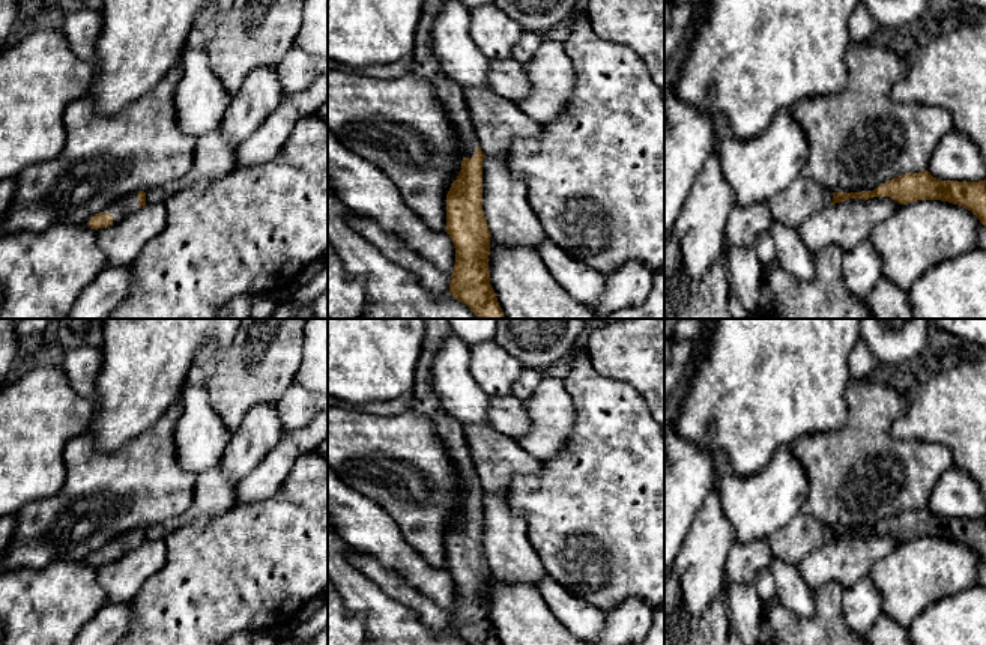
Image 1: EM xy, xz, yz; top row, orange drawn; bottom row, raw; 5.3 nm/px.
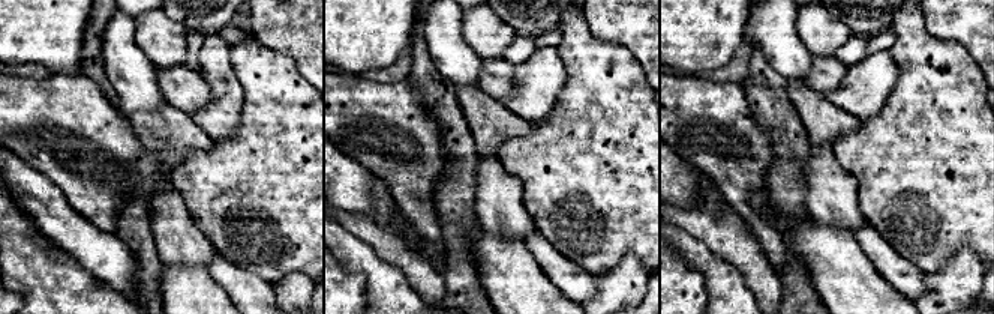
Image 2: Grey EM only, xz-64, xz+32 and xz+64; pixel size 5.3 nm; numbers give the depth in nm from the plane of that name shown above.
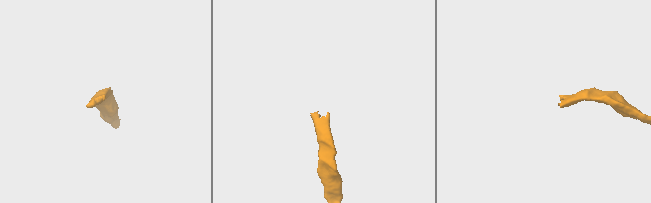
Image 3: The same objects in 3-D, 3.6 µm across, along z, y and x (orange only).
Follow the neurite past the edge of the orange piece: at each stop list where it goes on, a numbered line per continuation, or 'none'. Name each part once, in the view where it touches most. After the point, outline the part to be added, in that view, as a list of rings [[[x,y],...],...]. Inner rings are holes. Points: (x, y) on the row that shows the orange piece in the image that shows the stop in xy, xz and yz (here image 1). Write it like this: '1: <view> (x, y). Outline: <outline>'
1: xy (119, 209). Outline: [[[138,191],[122,197],[116,201],[113,201],[111,204],[108,204],[104,210],[101,210],[102,213],[111,213],[113,215],[113,224],[119,223],[120,220],[123,220],[125,217],[134,213],[135,210],[138,210]]]

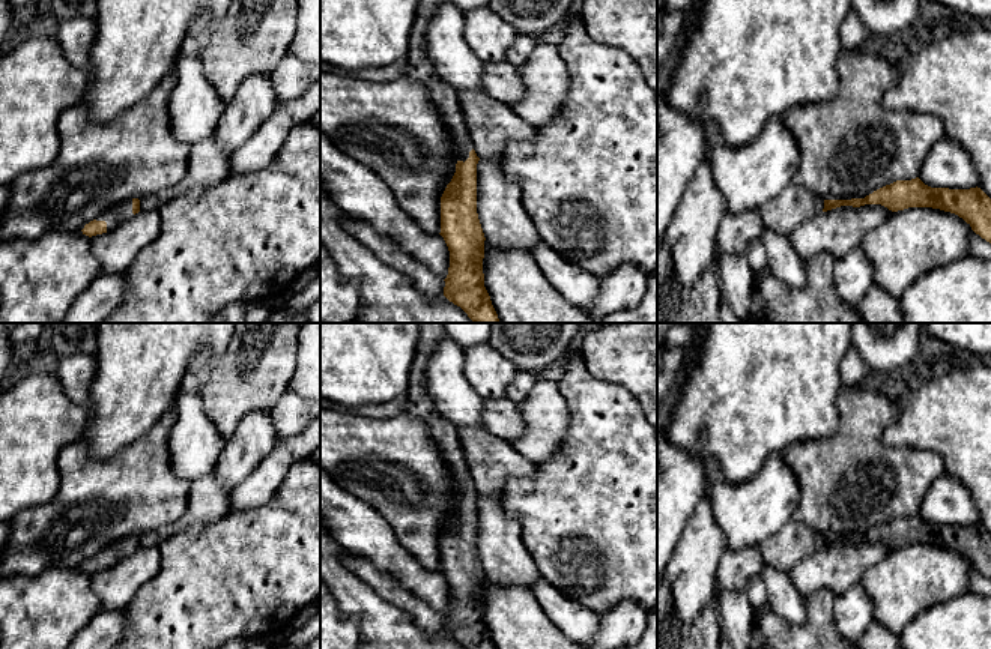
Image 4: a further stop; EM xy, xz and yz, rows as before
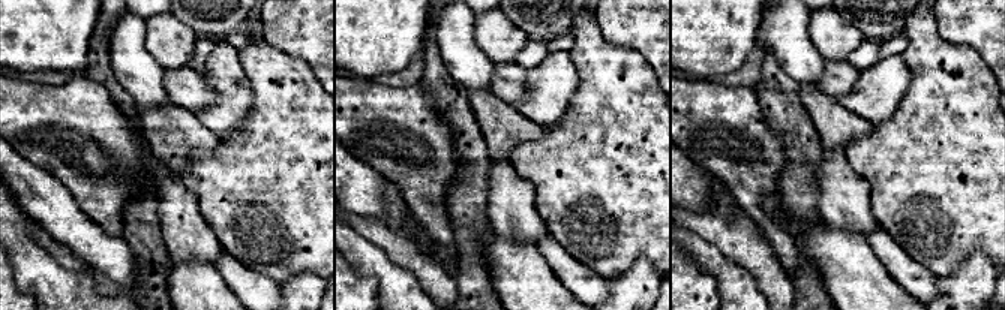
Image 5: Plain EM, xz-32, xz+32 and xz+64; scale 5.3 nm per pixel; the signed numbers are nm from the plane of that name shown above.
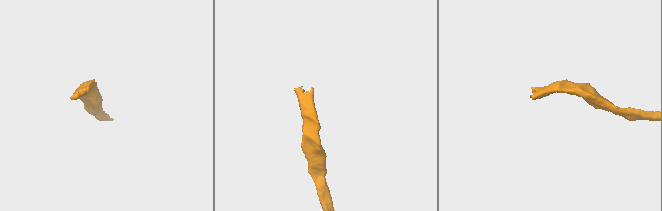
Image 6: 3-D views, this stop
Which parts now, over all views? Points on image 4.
1: xy (113, 217). Outline: [[[132,198],[116,204],[110,209],[107,209],[105,212],[102,212],[98,218],[95,218],[96,221],[105,221],[107,222],[107,231],[113,230],[114,227],[117,227],[119,224],[128,221],[129,218],[132,218]]]

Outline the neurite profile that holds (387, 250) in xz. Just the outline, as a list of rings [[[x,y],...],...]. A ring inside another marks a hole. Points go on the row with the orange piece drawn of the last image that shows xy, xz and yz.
[[[343,215],[343,227],[365,243],[379,260],[409,275],[417,290],[426,297],[444,294],[445,281],[435,275],[426,264],[403,251],[389,236],[373,228],[365,219]]]

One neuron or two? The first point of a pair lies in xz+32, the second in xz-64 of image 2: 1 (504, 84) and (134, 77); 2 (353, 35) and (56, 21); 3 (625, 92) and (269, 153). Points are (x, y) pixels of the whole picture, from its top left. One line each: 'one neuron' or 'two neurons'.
1: two neurons
2: one neuron
3: one neuron

